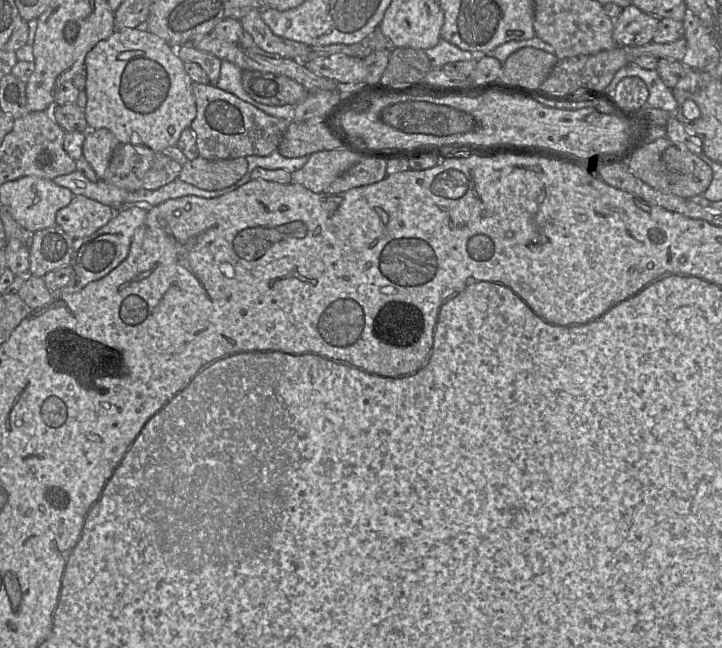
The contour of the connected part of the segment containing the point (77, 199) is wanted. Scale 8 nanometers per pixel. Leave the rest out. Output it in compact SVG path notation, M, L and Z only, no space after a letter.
M74 195L71 202L57 211L56 225L73 239L92 235L106 225L115 210L82 195Z

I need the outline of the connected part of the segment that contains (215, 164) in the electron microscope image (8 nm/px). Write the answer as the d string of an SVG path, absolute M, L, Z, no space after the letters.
M200 156L188 160L178 178L197 188L214 191L229 187L247 173L246 157L226 160L207 160Z

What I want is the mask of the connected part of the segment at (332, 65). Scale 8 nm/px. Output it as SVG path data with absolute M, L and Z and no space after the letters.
M344 54L319 57L305 63L313 73L330 78L339 85L363 83L366 69L363 59Z

